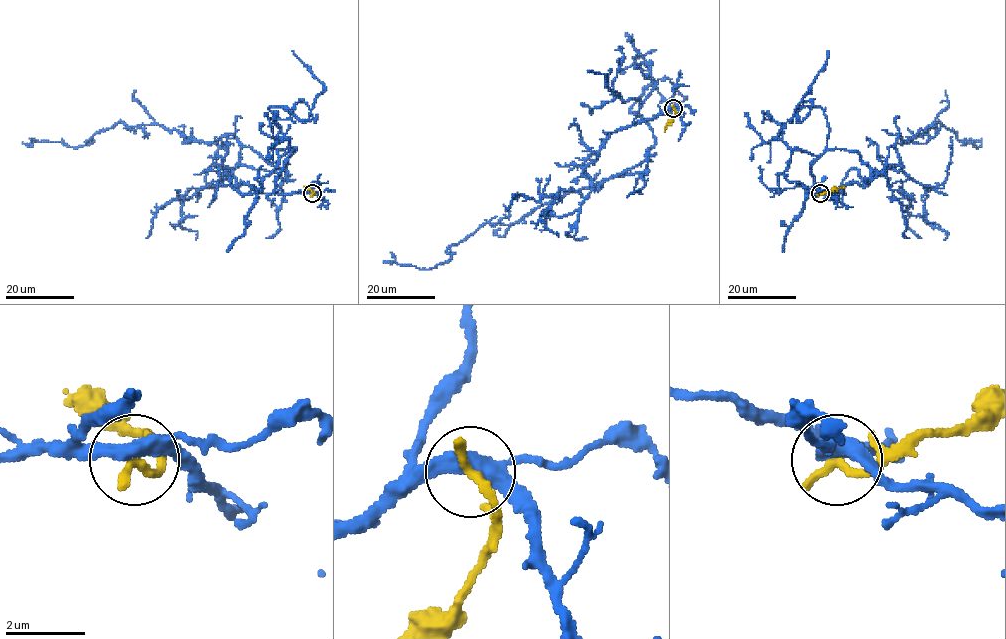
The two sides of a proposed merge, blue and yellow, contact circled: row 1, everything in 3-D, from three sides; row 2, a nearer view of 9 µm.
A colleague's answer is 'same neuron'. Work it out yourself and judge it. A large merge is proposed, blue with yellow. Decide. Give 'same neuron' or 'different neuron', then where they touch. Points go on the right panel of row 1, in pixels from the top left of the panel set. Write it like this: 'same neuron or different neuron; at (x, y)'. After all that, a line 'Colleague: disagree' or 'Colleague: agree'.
different neuron; at (820, 193)
Colleague: disagree

